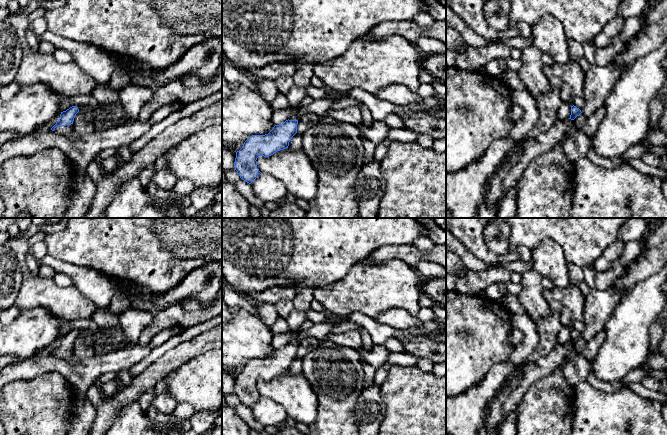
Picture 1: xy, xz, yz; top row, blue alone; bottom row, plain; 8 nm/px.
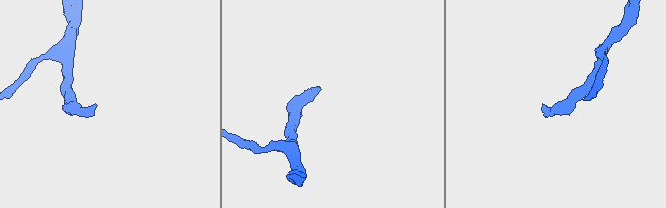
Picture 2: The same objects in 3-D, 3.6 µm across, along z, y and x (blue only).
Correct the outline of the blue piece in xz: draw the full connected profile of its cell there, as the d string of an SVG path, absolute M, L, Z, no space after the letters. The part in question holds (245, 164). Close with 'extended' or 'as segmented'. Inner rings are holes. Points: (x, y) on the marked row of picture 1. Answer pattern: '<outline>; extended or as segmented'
M295 114L284 123L275 125L265 135L252 135L236 152L234 167L240 178L251 184L261 173L257 168L259 156L269 157L277 151L288 148L292 137L297 133L300 114Z; extended

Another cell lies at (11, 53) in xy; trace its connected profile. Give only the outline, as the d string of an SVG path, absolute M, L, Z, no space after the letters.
M0 22L0 86L15 81L22 54L21 43L14 27Z

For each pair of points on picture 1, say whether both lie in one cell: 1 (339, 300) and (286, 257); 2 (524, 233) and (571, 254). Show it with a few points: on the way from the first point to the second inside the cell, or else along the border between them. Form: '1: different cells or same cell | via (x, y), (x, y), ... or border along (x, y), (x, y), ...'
1: different cells | border along (322, 286), (313, 288)
2: same cell | via (537, 233), (556, 233), (564, 241)

